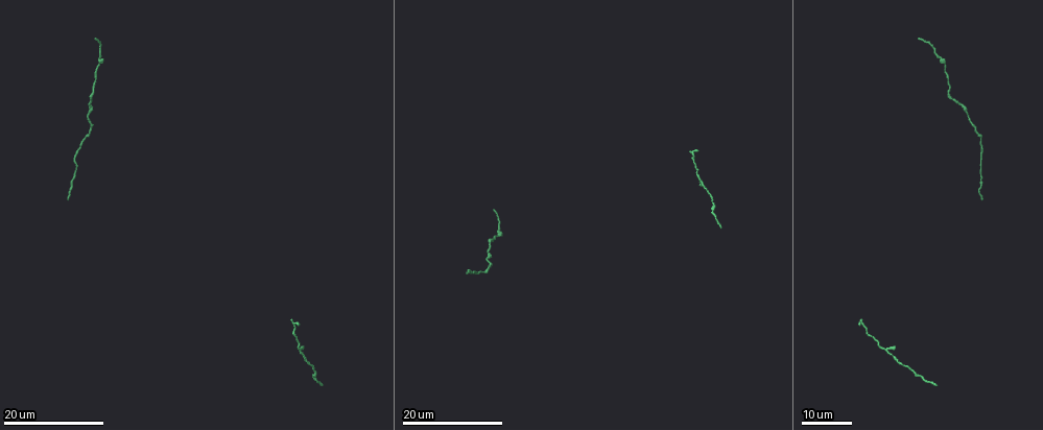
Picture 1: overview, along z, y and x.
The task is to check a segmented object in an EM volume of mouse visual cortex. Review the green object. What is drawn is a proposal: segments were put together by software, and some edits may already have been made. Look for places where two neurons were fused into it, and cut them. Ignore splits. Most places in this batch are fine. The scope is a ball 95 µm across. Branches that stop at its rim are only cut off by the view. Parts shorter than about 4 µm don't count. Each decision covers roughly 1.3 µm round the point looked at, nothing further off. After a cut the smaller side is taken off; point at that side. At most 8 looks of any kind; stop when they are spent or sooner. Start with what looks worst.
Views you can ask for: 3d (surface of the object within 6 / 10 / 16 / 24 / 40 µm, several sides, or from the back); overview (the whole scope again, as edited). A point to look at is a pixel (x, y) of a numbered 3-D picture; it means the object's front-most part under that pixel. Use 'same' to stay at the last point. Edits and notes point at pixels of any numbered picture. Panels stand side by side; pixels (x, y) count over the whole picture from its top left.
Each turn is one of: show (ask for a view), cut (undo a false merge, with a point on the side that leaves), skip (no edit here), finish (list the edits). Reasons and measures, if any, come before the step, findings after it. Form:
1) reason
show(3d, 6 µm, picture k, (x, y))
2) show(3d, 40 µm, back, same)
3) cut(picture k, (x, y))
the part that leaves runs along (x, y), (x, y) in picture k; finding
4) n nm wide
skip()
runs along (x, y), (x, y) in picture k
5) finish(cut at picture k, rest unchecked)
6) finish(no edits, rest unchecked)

thick turns thin
show(3d, 24 µm, picture 1, (968, 114))

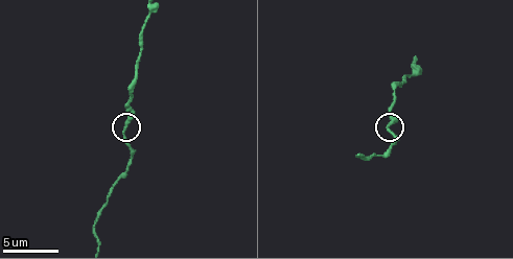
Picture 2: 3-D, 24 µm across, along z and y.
zoom in
show(3d, 6 µm, picture 2, (388, 124))

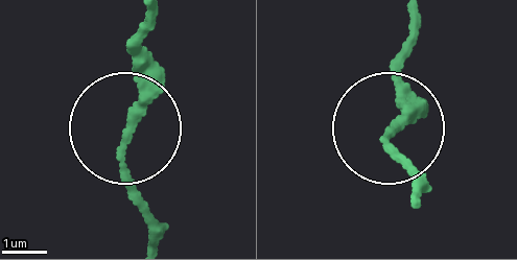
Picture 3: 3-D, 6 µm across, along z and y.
180 nm wide
skip()
runs along (412, 199), (412, 173), (389, 144), (400, 62) in picture 3; continuous, no second neuron

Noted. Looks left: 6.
thick turns thin
show(3d, 10 µm, picture 2, (399, 83))

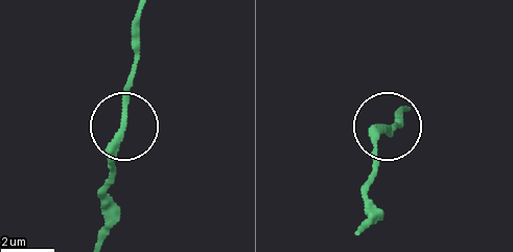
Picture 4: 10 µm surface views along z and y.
show(3d, 6 µm, picture 4, (386, 129))

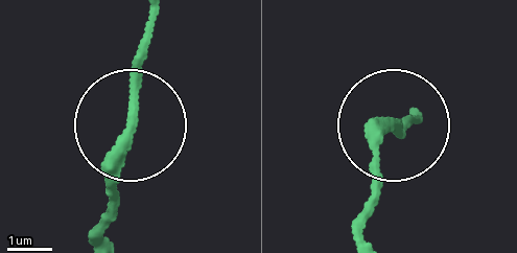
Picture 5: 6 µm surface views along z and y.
skip()
continuous, no second neuron

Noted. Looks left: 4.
thin neck
show(3d, 16 µm, picture 1, (291, 319))

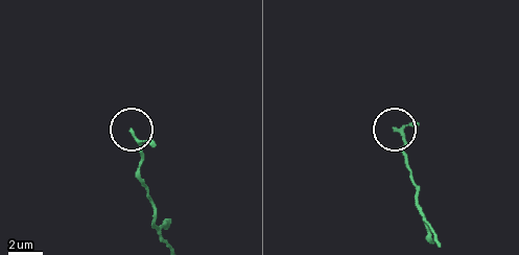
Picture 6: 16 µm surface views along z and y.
show(3d, 10 µm, picture 6, (131, 131))

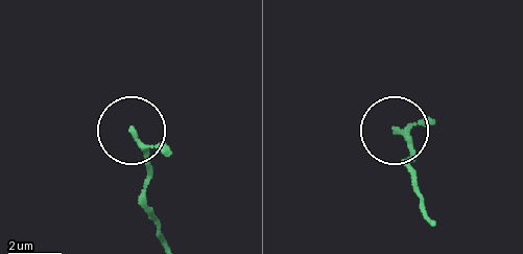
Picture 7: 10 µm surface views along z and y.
140 nm wide
skip()
continuous, no second neuron

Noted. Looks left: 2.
a narrow waist
show(3d, 24 µm, picture 1, (892, 355))

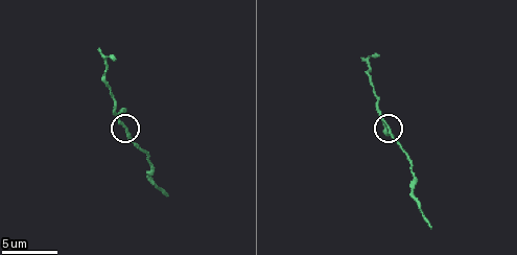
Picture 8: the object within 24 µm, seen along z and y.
show(3d, 10 µm, picture 8, (126, 126))

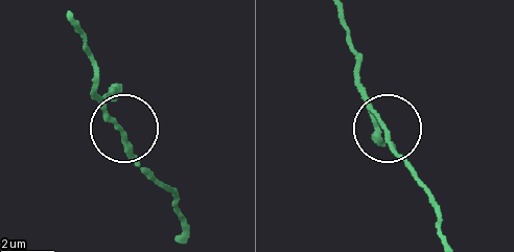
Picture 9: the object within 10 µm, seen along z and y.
skip()
continuous, no second neuron

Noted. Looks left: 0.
finish(no edits, rest unchecked)

